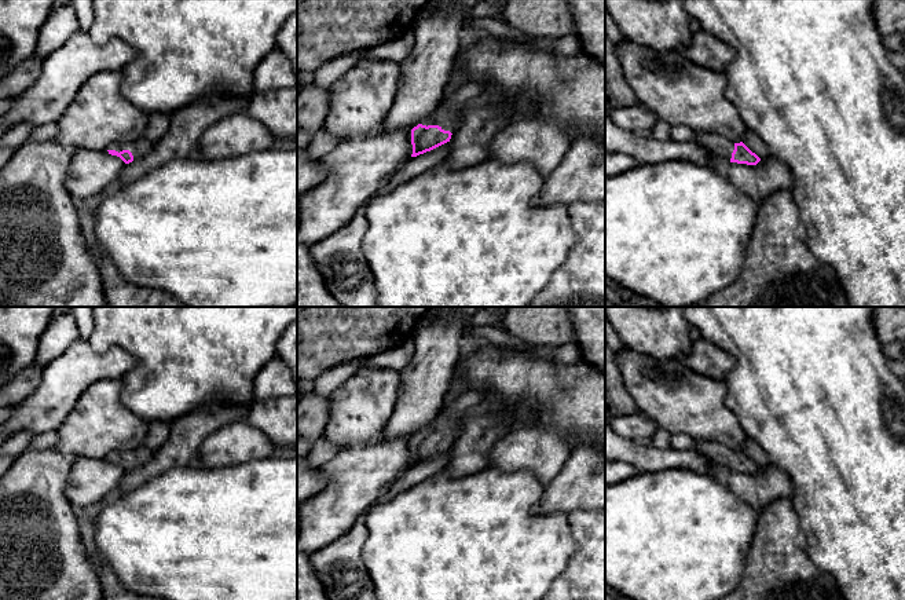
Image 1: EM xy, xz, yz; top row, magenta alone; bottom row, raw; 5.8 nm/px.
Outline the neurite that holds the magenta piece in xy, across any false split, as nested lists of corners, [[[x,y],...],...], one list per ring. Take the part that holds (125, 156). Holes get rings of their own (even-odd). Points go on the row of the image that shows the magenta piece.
[[[143,136],[138,140],[121,144],[111,144],[107,147],[109,154],[120,157],[125,164],[138,160],[147,153],[150,153],[154,147],[155,142],[147,140]]]

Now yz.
[[[697,131],[693,140],[711,151],[714,156],[725,157],[730,162],[756,165],[761,158],[752,153],[743,142],[733,143],[732,140],[717,133]]]

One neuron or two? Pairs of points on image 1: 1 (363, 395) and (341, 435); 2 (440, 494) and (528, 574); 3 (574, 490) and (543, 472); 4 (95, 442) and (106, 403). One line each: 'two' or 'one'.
1: one
2: one
3: two
4: one

